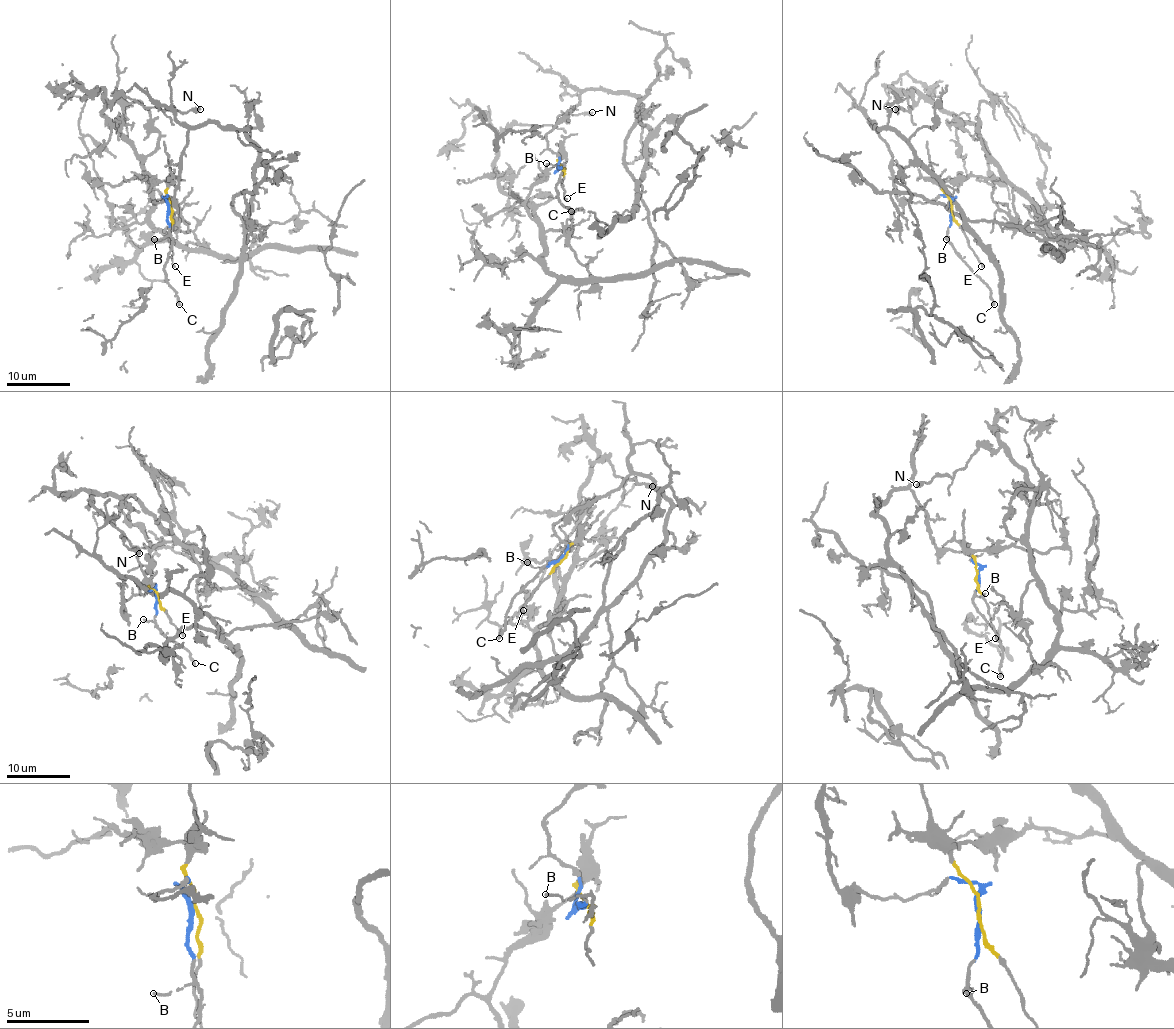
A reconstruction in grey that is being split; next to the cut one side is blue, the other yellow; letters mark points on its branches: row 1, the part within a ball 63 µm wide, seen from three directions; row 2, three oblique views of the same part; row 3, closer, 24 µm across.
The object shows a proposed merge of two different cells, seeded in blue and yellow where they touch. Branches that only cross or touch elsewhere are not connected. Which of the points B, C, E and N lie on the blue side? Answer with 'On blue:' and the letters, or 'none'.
On blue: B, C

